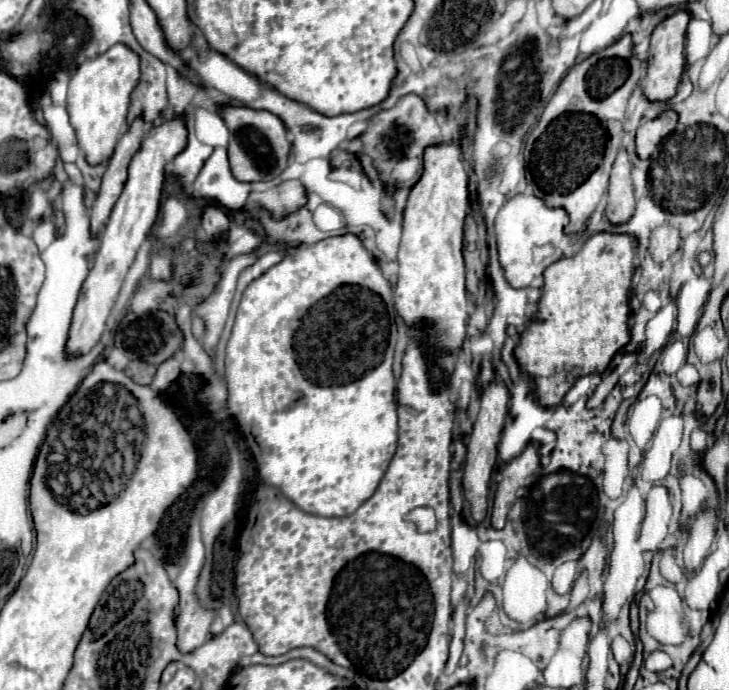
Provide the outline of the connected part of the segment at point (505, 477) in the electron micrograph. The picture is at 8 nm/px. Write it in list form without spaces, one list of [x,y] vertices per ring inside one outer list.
[[[528,445],[522,455],[512,459],[506,469],[502,471],[502,481],[494,495],[494,507],[492,507],[492,527],[502,529],[506,525],[508,511],[516,499],[516,491],[524,485],[524,481],[536,473],[540,467],[540,457],[534,445]]]

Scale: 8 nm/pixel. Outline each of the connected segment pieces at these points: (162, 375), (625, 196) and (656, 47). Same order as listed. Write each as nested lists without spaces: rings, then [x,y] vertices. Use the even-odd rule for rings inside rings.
[[[172,357],[172,359],[164,361],[164,363],[158,367],[156,377],[154,377],[154,381],[152,381],[150,387],[152,387],[156,393],[164,393],[164,391],[170,387],[170,383],[178,379],[178,375],[180,375],[180,363],[178,363],[178,359]]]
[[[622,149],[616,157],[616,163],[610,173],[610,185],[608,185],[608,205],[606,205],[606,217],[610,223],[626,223],[634,213],[634,185],[630,177],[630,161],[628,153]]]
[[[680,9],[680,11],[672,13],[670,17],[666,17],[664,21],[660,21],[660,25],[656,25],[656,29],[652,31],[650,57],[648,57],[648,75],[646,75],[646,79],[640,81],[640,87],[642,87],[644,95],[650,101],[668,101],[678,91],[678,83],[680,83],[684,67],[686,67],[684,39],[686,39],[686,27],[688,27],[690,17],[692,15],[688,11]]]

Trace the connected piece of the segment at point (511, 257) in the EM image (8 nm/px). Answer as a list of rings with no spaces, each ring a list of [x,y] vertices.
[[[518,193],[502,205],[496,215],[496,239],[500,263],[512,287],[530,287],[552,263],[578,253],[582,244],[579,244],[576,238],[586,239],[589,233],[584,230],[578,234],[567,234],[564,231],[566,223],[568,213],[564,213],[564,209],[552,209],[544,205],[544,201],[540,201],[540,197],[536,195]]]

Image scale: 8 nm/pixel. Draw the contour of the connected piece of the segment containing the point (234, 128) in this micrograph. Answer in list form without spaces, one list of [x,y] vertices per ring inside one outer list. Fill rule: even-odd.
[[[228,107],[224,109],[224,123],[230,129],[230,145],[228,145],[230,171],[238,181],[256,183],[274,179],[286,169],[290,141],[280,117],[268,111],[256,111],[248,107]]]

